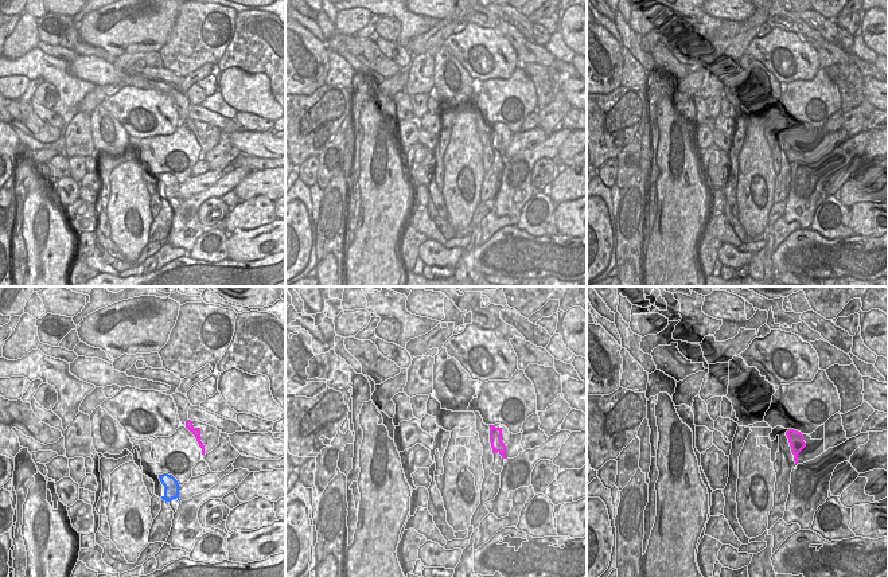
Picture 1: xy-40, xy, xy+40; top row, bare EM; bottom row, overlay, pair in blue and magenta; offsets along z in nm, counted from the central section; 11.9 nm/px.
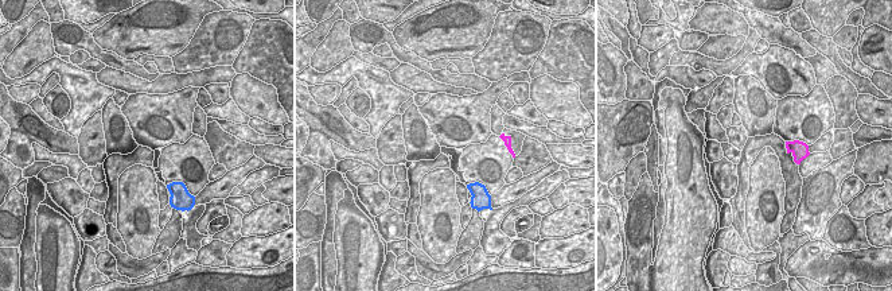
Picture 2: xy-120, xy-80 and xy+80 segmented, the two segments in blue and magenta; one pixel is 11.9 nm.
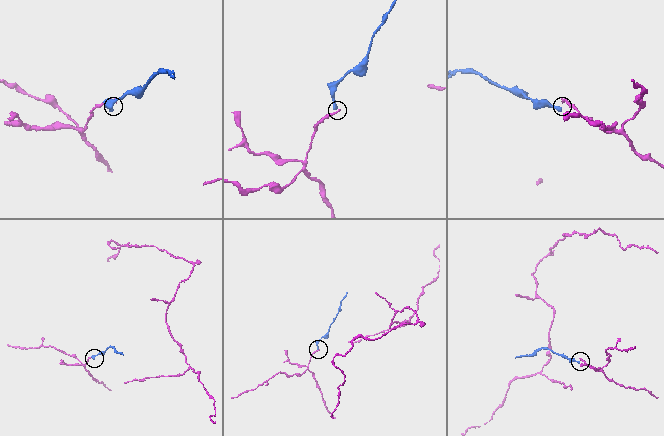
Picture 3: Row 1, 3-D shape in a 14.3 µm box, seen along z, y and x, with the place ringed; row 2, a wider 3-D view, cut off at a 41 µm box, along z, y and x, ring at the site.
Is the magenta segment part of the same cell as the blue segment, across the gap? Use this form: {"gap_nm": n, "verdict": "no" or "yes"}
{"gap_nm": 440, "verdict": "yes"}

